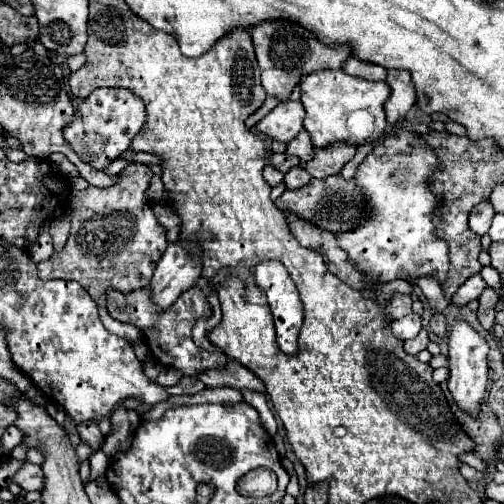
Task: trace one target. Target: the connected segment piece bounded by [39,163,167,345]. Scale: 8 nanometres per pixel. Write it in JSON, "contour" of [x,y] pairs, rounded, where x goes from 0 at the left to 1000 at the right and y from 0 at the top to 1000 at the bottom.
{"contour":[[[256,323],[232,347],[232,363],[224,363],[220,371],[196,375],[196,371],[177,367],[165,379],[141,379],[133,415],[129,415],[129,427],[141,435],[141,466],[133,474],[133,486],[125,498],[105,502],[93,518],[77,522],[77,550],[81,554],[137,554],[137,558],[153,558],[165,573],[173,573],[181,581],[181,589],[188,593],[188,601],[196,605],[196,629],[200,629],[208,653],[252,673],[260,685],[272,677],[288,677],[288,669],[284,669],[280,653],[216,629],[216,621],[212,621],[212,577],[228,573],[240,581],[256,581],[256,577],[272,577],[272,573],[292,569],[296,550],[304,546],[304,534],[308,534],[319,502],[327,498],[331,462],[327,462],[327,450],[312,438],[308,419],[304,419],[304,403],[292,391],[300,351],[304,351],[304,339],[292,327]]]}

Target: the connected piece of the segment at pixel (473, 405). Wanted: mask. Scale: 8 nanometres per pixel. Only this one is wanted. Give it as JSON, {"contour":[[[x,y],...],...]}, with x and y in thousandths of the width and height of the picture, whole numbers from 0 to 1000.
{"contour":[[[903,633],[899,645],[887,649],[891,653],[891,776],[899,784],[899,792],[915,804],[915,812],[923,812],[935,823],[946,823],[954,792],[962,784],[966,772],[966,700],[970,700],[970,685],[966,677],[919,633]]]}

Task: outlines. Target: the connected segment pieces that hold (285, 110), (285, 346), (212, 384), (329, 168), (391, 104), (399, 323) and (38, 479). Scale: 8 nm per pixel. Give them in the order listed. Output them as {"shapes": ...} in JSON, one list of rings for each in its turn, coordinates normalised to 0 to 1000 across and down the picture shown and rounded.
{"shapes":[[[[569,200],[569,204],[554,204],[506,252],[514,264],[530,272],[569,284],[601,260],[601,232],[605,232],[601,208],[593,200]]],[[[518,518],[502,530],[502,554],[506,565],[530,581],[530,597],[546,633],[546,649],[550,649],[550,685],[562,700],[569,704],[589,704],[589,669],[593,669],[593,653],[601,645],[601,605],[589,581],[589,569],[581,562],[581,554],[573,554],[573,542],[565,534],[565,526],[558,526],[554,518]]],[[[454,716],[450,732],[442,732],[442,736],[407,736],[407,740],[395,744],[395,752],[415,772],[462,768],[462,772],[474,772],[474,776],[498,772],[498,776],[510,776],[510,780],[526,780],[522,756],[470,716]]],[[[669,284],[645,296],[629,296],[625,312],[617,319],[609,319],[601,327],[601,335],[629,355],[653,351],[653,347],[669,347],[681,327],[688,319],[696,319],[696,312],[704,308],[704,292],[700,288],[685,288],[685,284]]],[[[772,137],[768,169],[776,173],[776,192],[764,204],[764,228],[768,244],[780,248],[796,232],[808,228],[808,220],[823,204],[823,169],[815,161],[815,145],[804,137]]],[[[812,621],[804,625],[800,633],[788,633],[776,641],[776,653],[780,653],[780,665],[796,677],[808,677],[808,673],[819,673],[827,669],[827,661],[835,657],[835,629],[827,621]]],[[[50,919],[34,942],[26,946],[30,958],[38,958],[50,974],[81,974],[89,966],[89,942],[85,931],[77,923],[65,919]]]]}

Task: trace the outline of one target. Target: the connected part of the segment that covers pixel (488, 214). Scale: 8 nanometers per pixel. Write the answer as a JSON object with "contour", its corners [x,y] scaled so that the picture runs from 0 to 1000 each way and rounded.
{"contour":[[[970,399],[950,403],[950,407],[935,419],[935,427],[931,427],[931,454],[935,454],[938,462],[946,462],[946,466],[962,466],[962,462],[970,458],[970,450],[974,450],[978,427],[982,427],[982,419],[978,419],[978,411],[974,411]]]}

